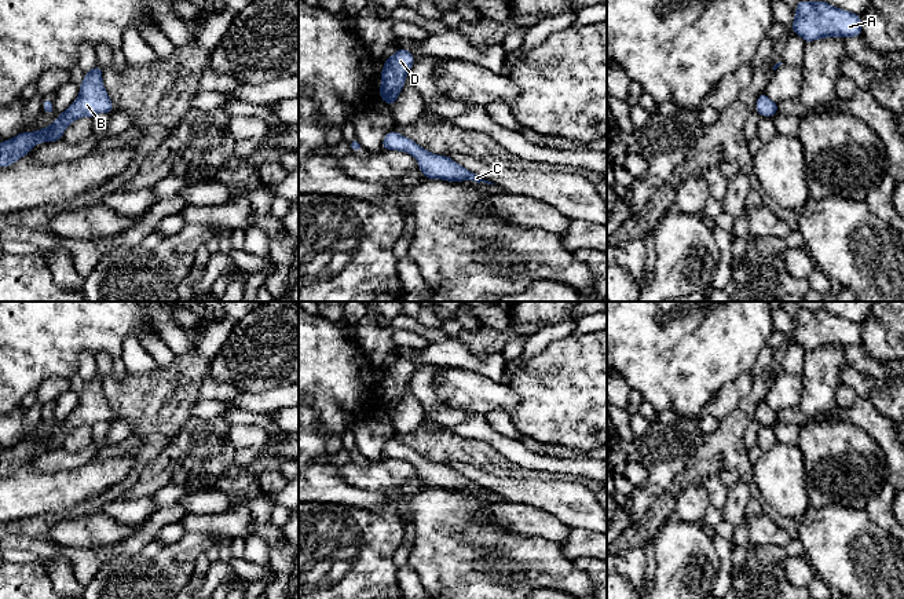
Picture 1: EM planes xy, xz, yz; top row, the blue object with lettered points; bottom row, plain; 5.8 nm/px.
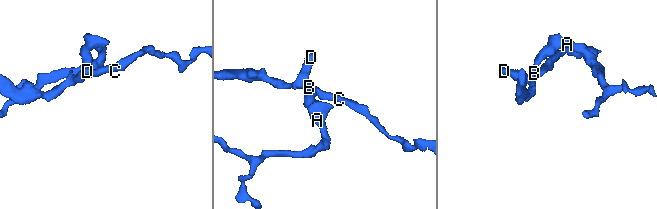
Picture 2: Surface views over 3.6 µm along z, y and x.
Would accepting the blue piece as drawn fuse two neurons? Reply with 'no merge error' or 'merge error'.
no merge error

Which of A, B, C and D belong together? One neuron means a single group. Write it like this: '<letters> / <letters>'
A B C D

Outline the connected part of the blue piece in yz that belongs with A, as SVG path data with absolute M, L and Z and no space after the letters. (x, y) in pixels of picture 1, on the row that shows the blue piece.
M799 0L791 30L806 43L823 37L860 37L861 19L859 14L832 7L824 0L816 3Z

